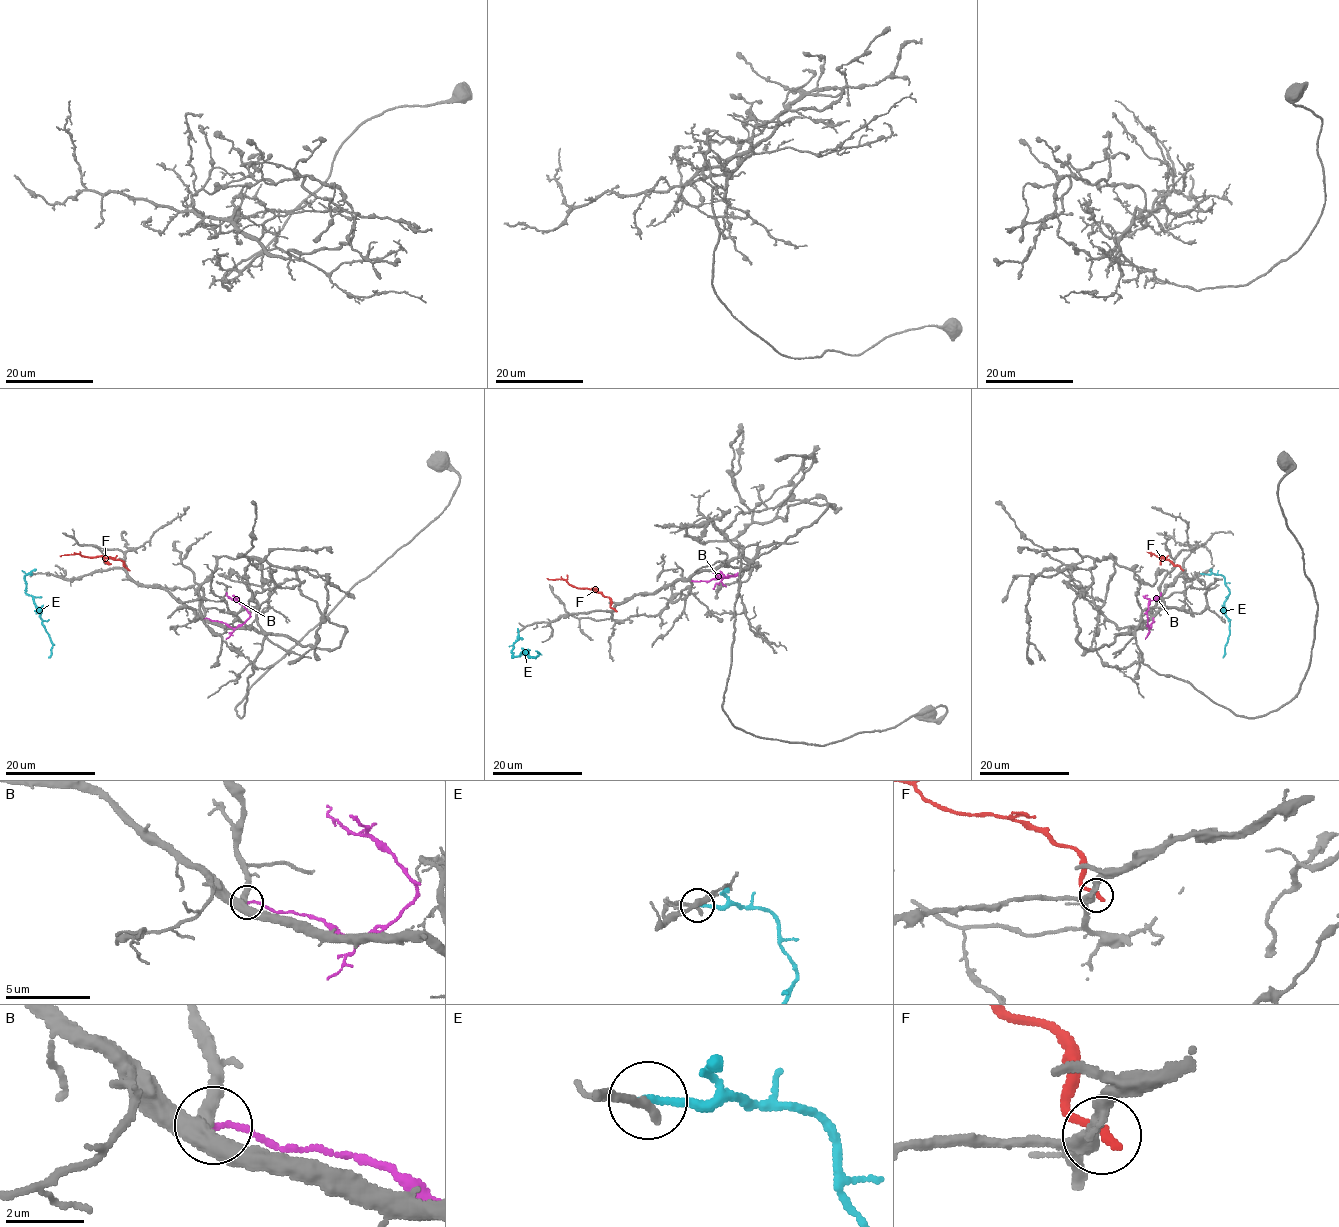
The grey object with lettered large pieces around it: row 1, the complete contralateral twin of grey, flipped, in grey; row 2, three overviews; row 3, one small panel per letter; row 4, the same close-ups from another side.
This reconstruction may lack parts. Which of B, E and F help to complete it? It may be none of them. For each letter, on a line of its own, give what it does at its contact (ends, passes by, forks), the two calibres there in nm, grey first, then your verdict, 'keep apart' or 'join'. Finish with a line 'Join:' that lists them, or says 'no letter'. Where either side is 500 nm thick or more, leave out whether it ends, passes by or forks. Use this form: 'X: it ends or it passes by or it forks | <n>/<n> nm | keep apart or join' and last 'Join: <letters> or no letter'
B: it ends | 360/150 nm | keep apart
E: it ends | 280/260 nm | keep apart
F: it ends | 360/240 nm | keep apart
Join: no letter

